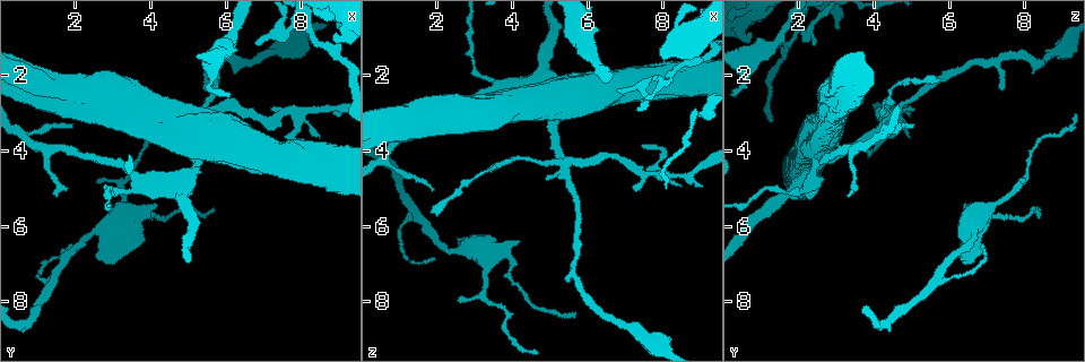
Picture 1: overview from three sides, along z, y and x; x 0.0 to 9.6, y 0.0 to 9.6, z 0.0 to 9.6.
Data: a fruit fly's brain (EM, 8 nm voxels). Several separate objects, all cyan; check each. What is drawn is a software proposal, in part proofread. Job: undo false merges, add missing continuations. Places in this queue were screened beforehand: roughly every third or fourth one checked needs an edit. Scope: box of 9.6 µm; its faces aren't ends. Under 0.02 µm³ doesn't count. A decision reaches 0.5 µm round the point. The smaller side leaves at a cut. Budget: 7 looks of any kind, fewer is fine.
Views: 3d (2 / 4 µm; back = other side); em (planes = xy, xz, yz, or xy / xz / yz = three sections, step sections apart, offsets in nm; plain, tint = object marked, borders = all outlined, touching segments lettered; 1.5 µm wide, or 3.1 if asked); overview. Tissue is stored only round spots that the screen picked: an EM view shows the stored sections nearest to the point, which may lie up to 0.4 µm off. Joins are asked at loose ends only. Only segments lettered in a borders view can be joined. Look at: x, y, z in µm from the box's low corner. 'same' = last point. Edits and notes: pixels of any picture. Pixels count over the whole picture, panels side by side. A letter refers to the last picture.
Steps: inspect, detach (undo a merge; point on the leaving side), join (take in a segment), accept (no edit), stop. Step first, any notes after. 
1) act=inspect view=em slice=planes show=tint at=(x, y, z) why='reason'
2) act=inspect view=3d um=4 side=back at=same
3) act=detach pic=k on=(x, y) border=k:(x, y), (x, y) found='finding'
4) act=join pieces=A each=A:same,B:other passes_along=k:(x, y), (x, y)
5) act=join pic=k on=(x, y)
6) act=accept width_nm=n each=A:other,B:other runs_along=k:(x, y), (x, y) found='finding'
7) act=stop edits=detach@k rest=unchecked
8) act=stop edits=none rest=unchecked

act=inspect view=em slice=planes show=borders at=(7.25, 2.90, 5.05) why='free end'

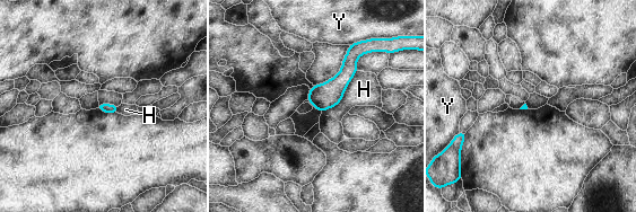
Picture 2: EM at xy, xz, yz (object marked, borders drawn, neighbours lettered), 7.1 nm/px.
act=accept each=H:other,Y:other border=2:(357, 71), (342, 98), (322, 112) found='none of them fits'

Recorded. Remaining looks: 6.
act=inspect view=em slice=xz step=4 show=tint at=(1.90, 2.00, 5.60) why='thin end'

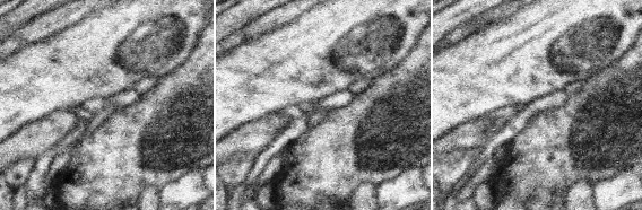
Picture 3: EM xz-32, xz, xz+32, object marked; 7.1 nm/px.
act=inspect view=em slice=planes show=borders at=same

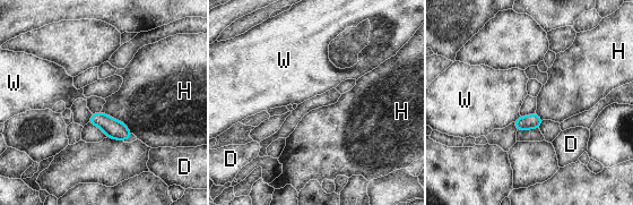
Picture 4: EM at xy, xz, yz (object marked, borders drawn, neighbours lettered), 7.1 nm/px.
act=accept each=D:other,H:other,W:other border=4:(101, 111), (121, 120), (132, 133) found='no lettered segment goes on from it'

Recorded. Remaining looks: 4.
act=inspect view=3d um=4 at=(2.45, 6.25, 6.65) why='sudden change in width'

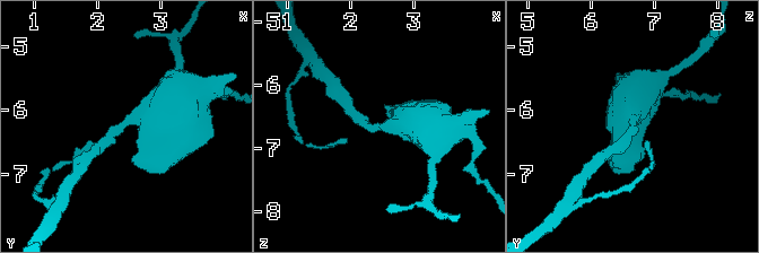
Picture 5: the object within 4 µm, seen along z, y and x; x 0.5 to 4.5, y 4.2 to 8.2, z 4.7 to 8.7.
act=inspect view=em slice=xz step=4 show=plain at=(2.45, 6.15, 6.65) arm_widths_nm=200,700 why='shape alone is not enough'

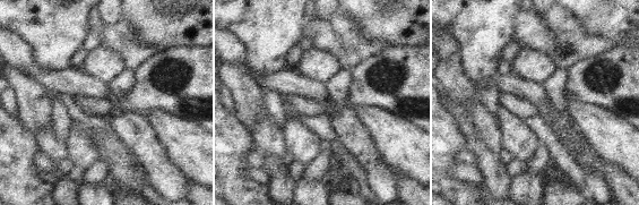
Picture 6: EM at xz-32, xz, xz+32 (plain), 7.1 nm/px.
act=inspect view=em slice=xz step=4 show=borders at=same

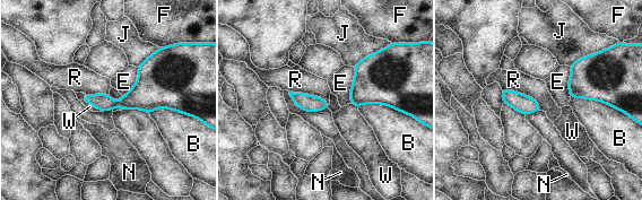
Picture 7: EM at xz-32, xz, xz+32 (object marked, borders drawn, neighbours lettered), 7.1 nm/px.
act=accept width_nm=100 longest_contact=B:360nm each=B:other,E:other,F:other,J:other,N:other,R:other,W:other found='continuous, no second cell'

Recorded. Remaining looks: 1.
act=stop edits=none rest=unchecked

